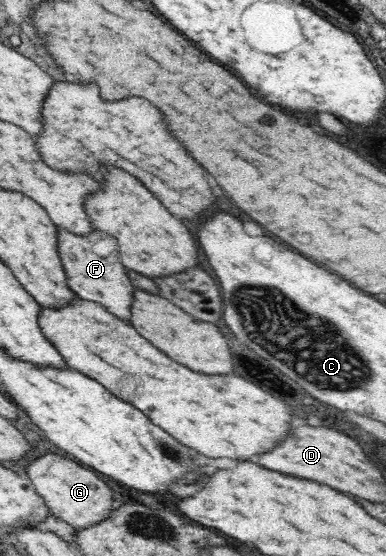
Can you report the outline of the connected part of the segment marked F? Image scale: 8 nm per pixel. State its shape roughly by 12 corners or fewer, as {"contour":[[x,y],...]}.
{"contour":[[58,227],[58,254],[78,297],[131,322],[118,241]]}

